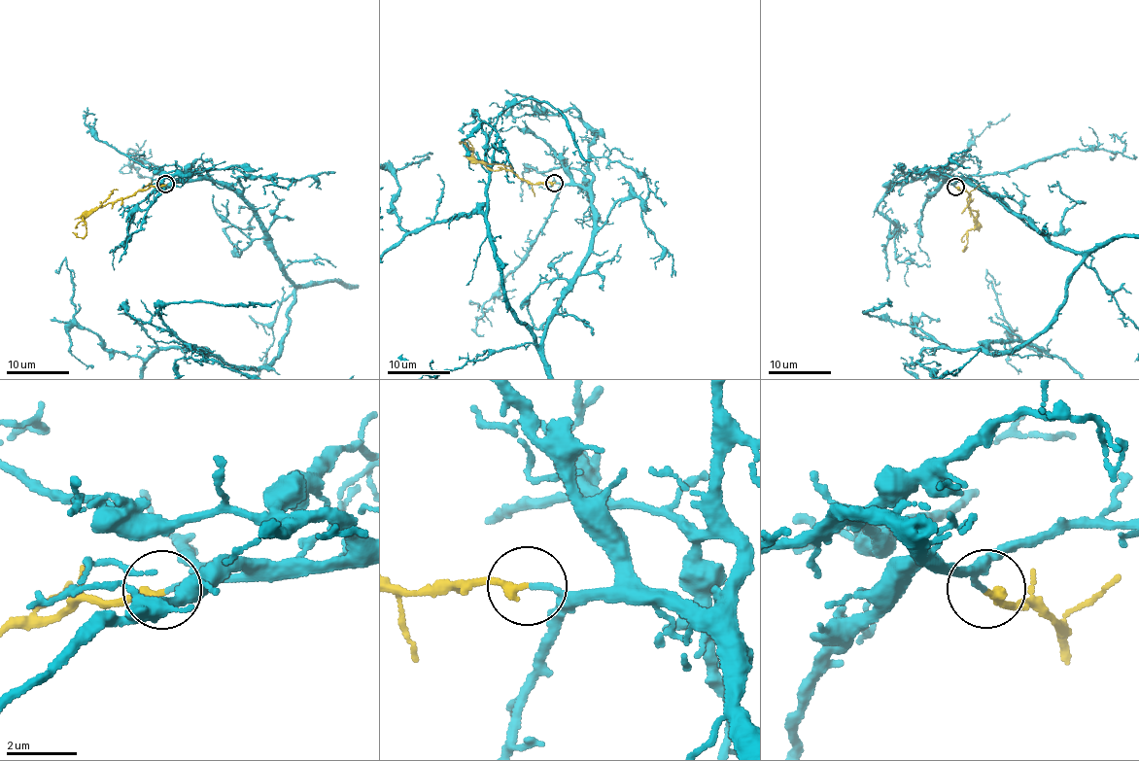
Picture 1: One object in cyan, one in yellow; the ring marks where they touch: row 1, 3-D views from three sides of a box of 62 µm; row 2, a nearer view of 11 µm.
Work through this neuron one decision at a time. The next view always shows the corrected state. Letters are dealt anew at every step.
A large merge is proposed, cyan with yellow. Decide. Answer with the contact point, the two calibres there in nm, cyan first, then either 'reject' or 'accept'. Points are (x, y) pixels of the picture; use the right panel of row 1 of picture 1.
at (955, 187); 140 nm thick on the cyan side, 280 nm on the other; accept

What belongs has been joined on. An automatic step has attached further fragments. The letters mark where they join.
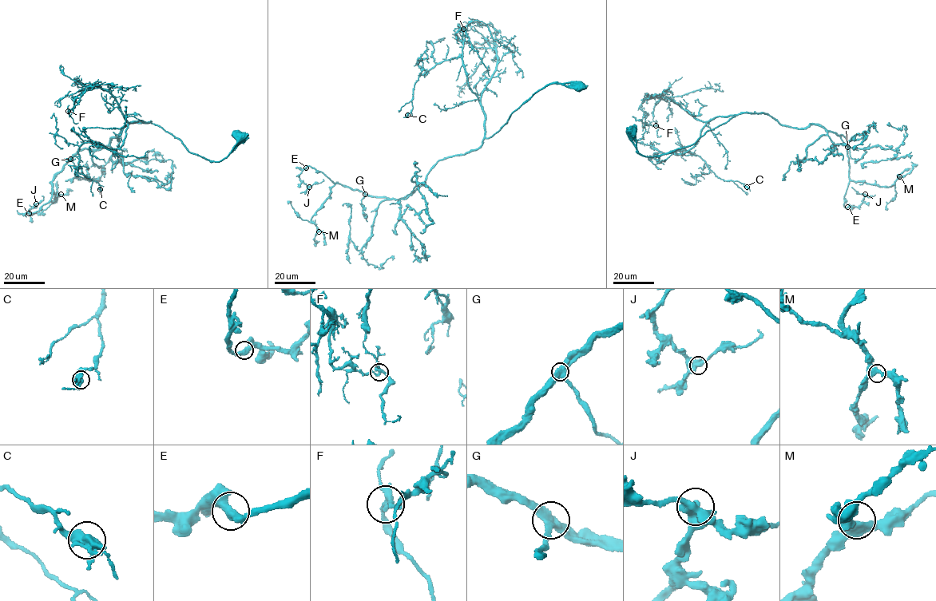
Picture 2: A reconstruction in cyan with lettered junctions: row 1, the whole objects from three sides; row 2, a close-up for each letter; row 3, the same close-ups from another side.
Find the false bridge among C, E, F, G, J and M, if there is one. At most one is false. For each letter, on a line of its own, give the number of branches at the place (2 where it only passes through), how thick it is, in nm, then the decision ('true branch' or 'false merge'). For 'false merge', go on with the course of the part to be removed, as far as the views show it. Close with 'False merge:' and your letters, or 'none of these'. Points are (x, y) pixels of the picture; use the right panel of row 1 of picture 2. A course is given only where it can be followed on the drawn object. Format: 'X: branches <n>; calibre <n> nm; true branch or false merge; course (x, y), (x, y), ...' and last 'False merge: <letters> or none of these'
C: branches 3; calibre 440 nm; true branch
E: branches 2; calibre 440 nm; true branch
F: branches 3; calibre 260 nm; true branch
G: branches 3; calibre 400 nm; true branch
J: branches 3; calibre 480 nm; true branch
M: branches 3; calibre 320 nm; true branch
False merge: none of these

